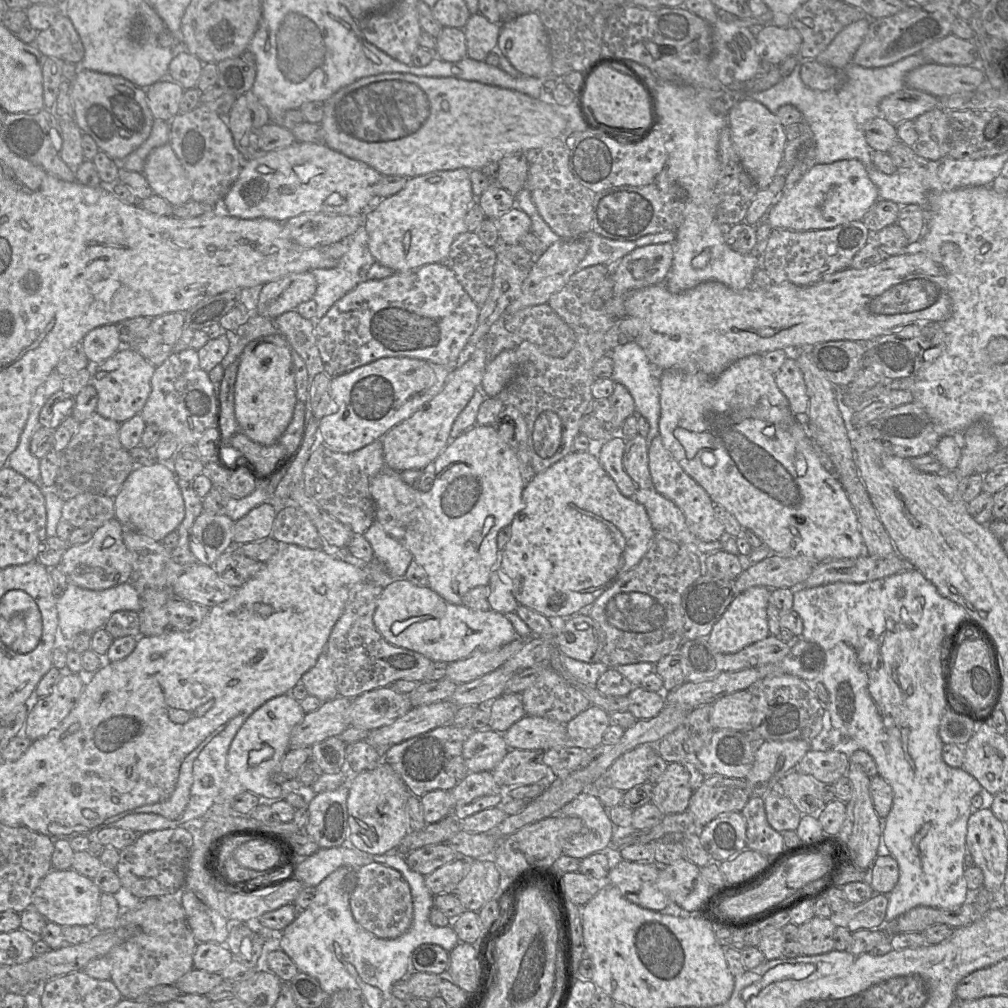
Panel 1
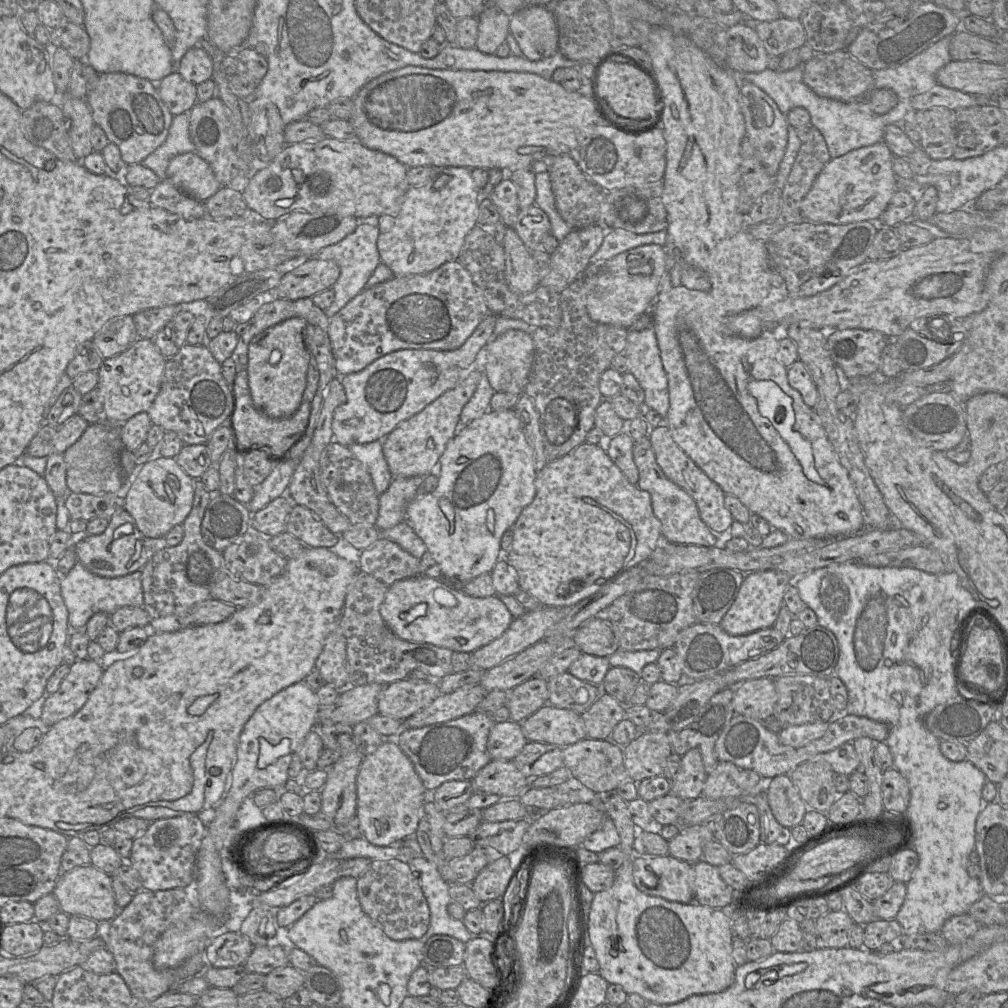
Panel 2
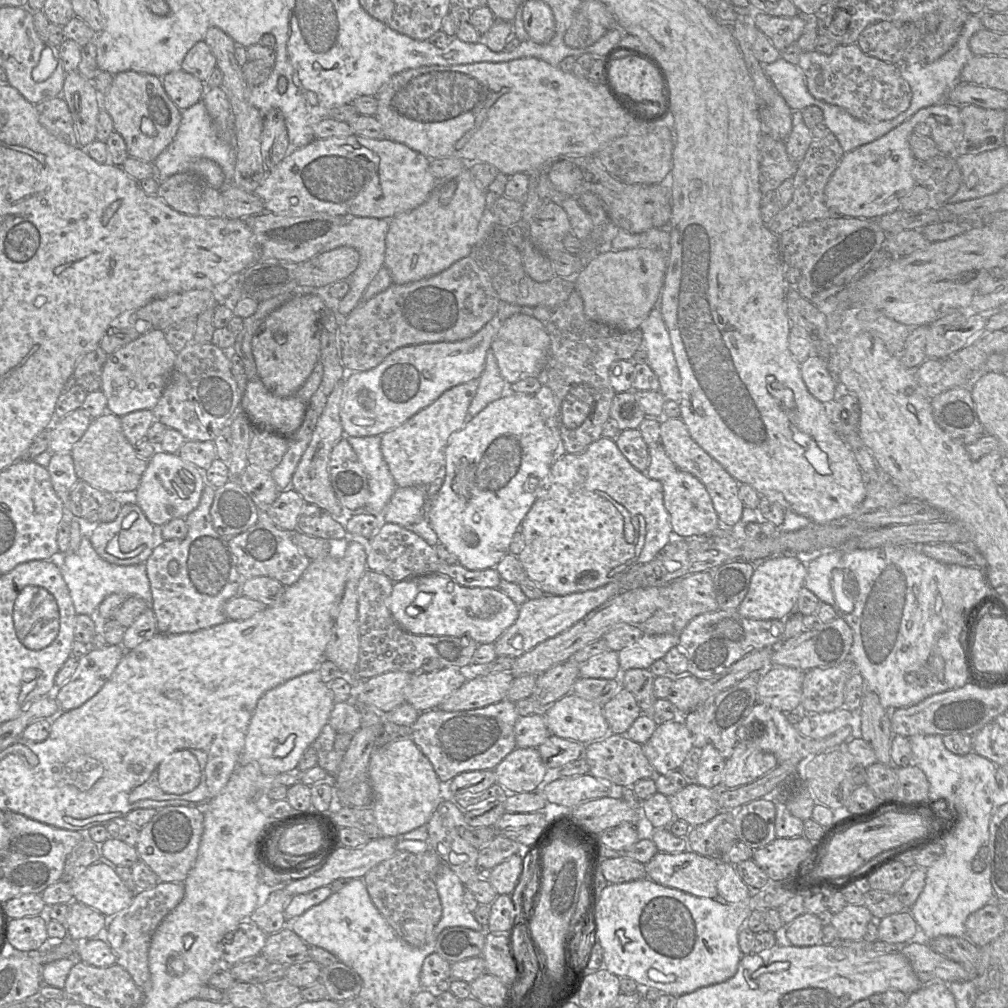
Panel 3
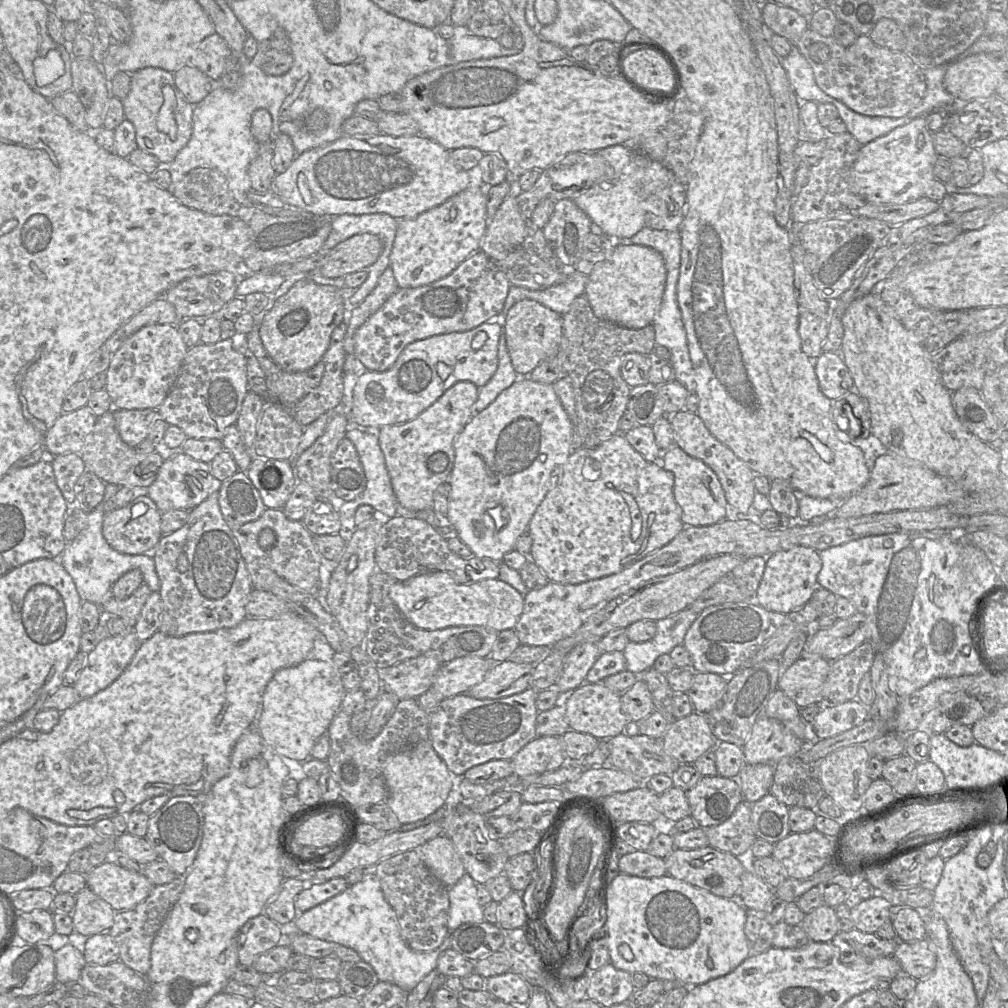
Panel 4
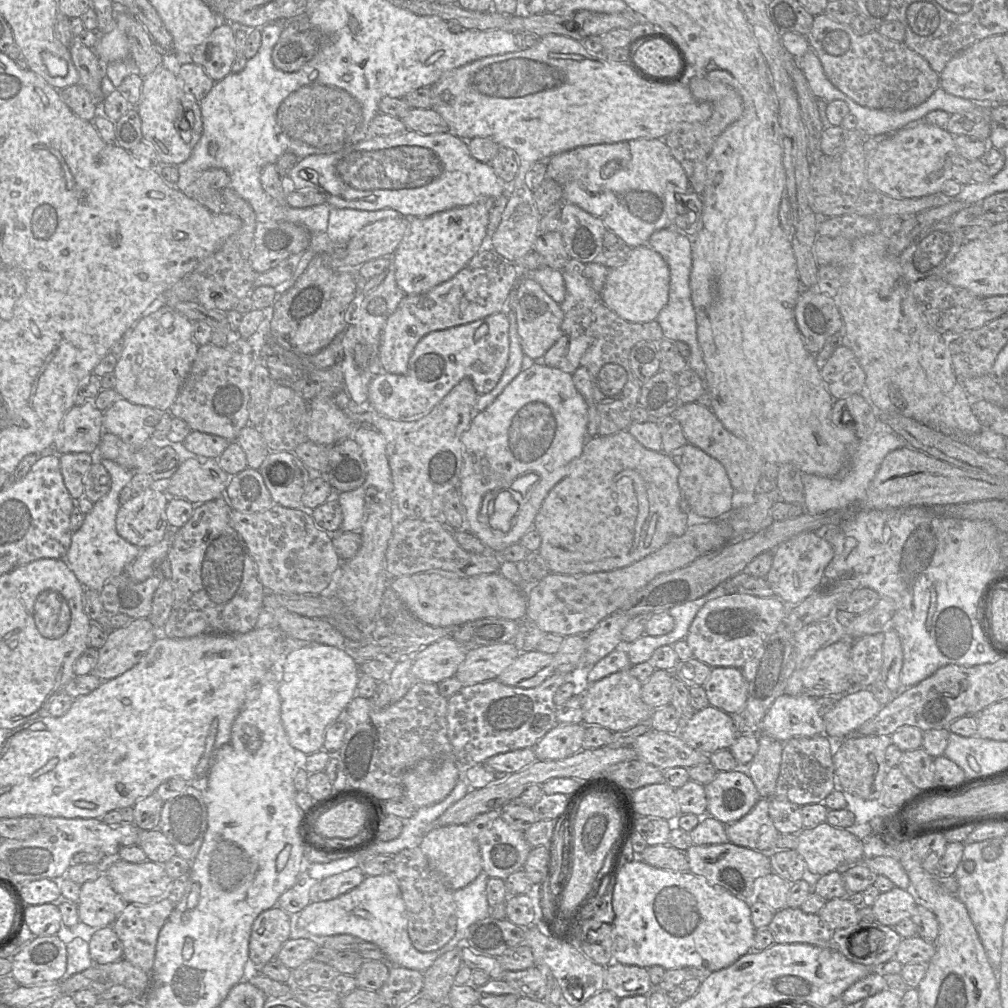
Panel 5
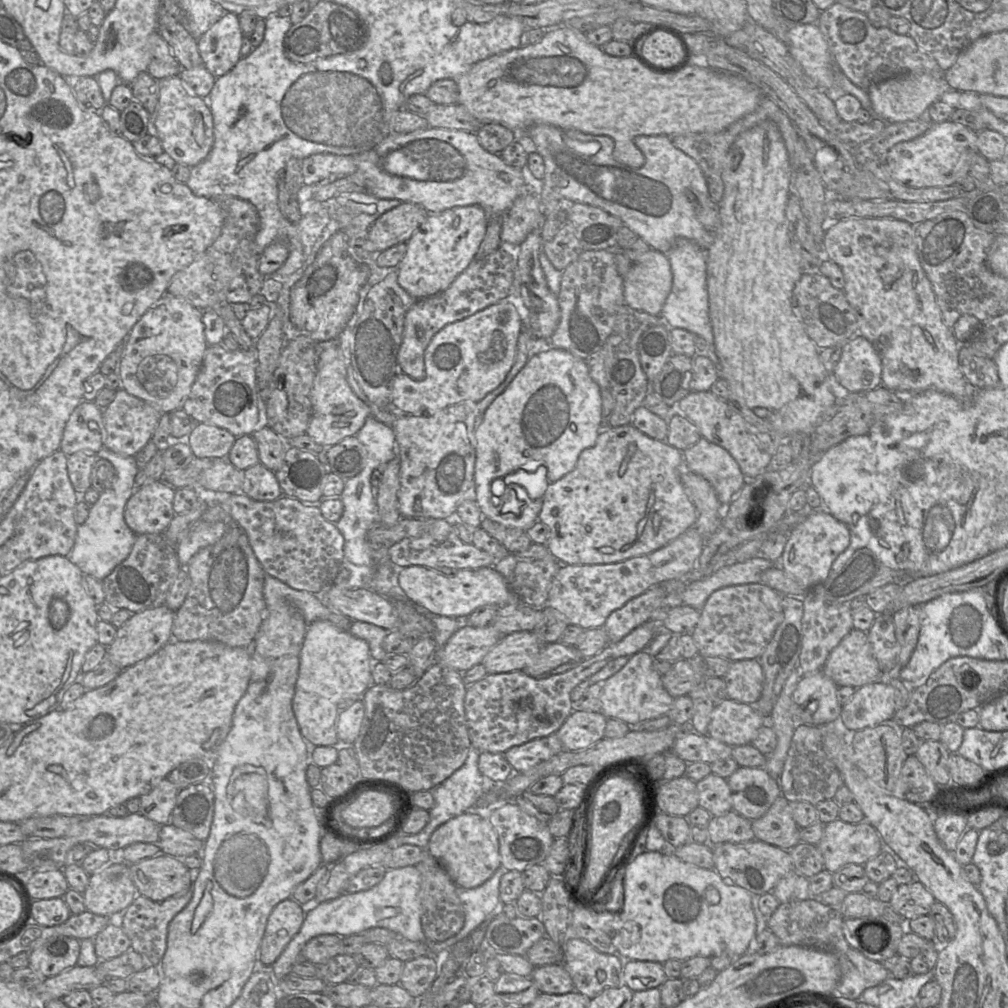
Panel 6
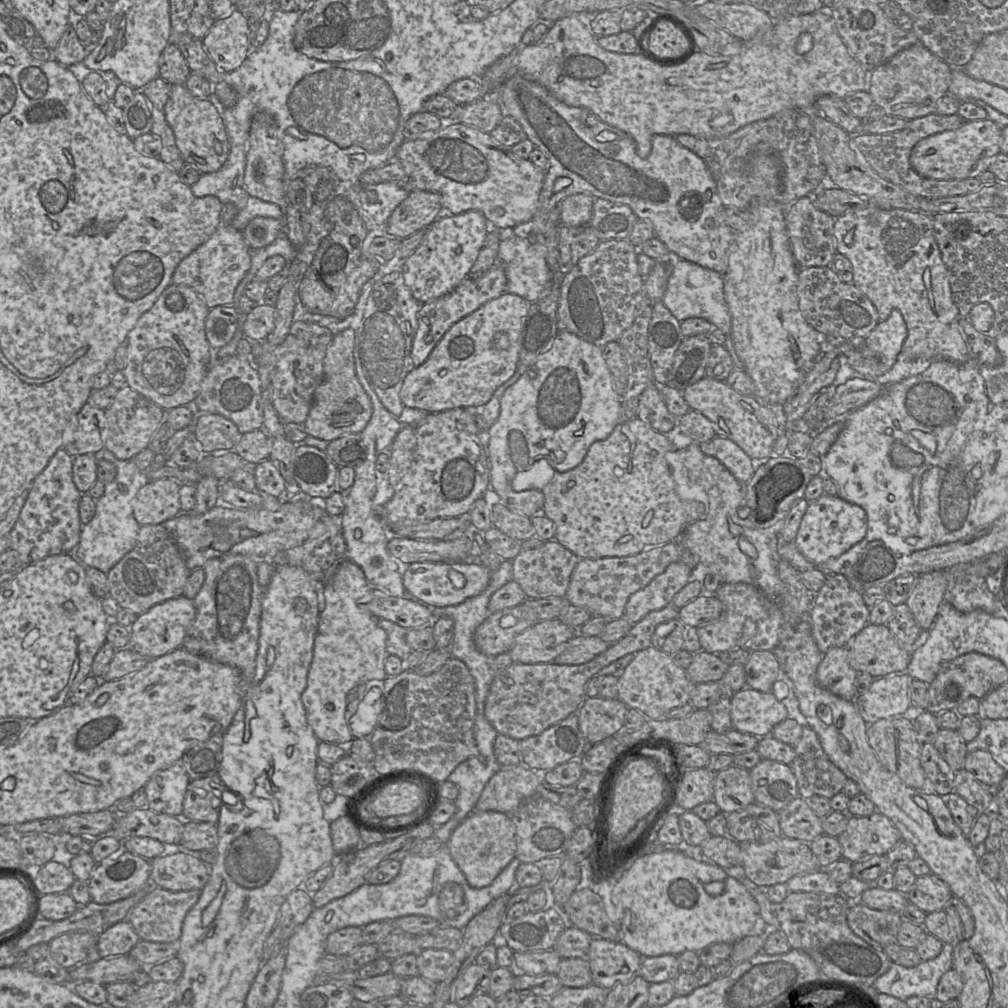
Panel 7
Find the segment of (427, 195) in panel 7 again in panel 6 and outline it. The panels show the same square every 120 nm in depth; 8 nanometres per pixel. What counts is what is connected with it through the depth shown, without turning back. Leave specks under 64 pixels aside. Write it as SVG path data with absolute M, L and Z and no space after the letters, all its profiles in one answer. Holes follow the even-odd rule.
M402 202L399 206L381 215L368 229L366 239L349 241L351 247L361 247L371 253L381 253L400 243L407 243L412 235L419 229L429 213L417 204Z

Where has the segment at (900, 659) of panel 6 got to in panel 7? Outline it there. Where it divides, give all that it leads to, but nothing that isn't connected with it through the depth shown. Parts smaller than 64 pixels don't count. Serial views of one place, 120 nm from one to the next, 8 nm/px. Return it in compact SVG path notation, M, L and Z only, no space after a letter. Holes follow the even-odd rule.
M946 570L933 571L917 577L906 604L923 631L932 627L938 608L945 600L947 589L949 589L949 580Z

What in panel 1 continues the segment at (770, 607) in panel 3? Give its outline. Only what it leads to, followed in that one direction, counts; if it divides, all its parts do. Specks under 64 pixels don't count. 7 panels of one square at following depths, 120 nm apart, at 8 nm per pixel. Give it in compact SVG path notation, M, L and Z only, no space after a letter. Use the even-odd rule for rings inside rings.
M754 586L737 594L709 633L710 646L717 652L732 654L770 635L767 607L772 590L763 586Z

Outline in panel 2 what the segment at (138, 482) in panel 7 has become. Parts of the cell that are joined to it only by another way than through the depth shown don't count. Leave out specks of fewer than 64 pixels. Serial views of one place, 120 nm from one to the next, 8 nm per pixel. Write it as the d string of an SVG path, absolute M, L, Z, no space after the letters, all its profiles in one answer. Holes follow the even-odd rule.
M77 561L73 568L61 577L60 587L68 610L70 632L86 626L89 619L97 612L111 615L124 606L143 607L144 605L141 570L124 576L107 578L89 572Z

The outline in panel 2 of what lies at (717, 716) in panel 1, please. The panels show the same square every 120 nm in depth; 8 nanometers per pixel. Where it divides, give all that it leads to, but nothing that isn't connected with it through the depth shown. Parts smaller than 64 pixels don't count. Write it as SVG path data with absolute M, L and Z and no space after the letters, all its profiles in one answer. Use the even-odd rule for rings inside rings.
M762 677L741 682L734 687L734 715L744 715L763 721L772 715L776 697L774 678Z

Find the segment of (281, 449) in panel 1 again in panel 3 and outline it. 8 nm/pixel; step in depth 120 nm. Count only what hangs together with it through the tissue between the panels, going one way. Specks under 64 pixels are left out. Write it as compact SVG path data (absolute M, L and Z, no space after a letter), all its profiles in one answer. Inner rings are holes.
M253 356L253 360L252 360L252 363L253 363L253 366L255 367L255 370L256 370L256 377L257 378L253 378L253 379L250 379L247 383L247 386L246 386L246 389L245 389L245 392L243 393L242 395L242 398L241 398L241 407L243 408L243 410L246 412L246 414L248 415L249 419L251 420L252 424L255 426L255 427L259 427L259 428L264 428L264 429L267 429L267 430L271 430L271 431L274 431L276 433L279 433L281 435L284 435L286 437L290 437L290 436L293 436L295 434L295 432L300 428L300 426L302 425L303 423L303 420L304 420L304 417L305 417L305 414L306 414L306 410L307 410L307 404L308 402L310 401L311 397L314 395L314 393L318 390L321 382L322 382L322 378L323 378L323 373L324 373L324 369L323 369L323 365L322 363L319 361L311 375L308 377L308 379L306 380L306 382L299 388L299 390L296 392L295 396L288 396L288 397L280 397L280 396L277 396L275 394L273 394L272 392L270 392L264 385L263 383L261 382L261 380L259 379L258 375L257 375L257 368L256 368L256 363L255 363L255 359L254 359L254 356Z

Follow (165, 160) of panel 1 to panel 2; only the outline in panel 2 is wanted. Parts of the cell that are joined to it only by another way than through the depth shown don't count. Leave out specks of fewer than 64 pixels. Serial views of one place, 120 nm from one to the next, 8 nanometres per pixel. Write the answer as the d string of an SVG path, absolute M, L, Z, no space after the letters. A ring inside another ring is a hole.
M195 152L174 156L166 175L166 180L199 201L208 199L221 187L210 165Z

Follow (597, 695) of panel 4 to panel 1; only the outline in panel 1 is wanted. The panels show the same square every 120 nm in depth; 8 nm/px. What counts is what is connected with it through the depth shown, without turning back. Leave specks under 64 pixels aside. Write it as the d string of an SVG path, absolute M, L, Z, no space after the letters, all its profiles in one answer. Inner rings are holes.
M524 716L503 737L509 749L545 751L570 746L564 723L536 716Z

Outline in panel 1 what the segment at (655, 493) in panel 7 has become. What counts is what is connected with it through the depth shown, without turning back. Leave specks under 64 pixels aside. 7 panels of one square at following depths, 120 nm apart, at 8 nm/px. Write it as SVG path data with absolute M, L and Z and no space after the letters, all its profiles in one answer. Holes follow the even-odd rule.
M572 451L536 474L525 485L522 499L524 507L509 525L511 537L497 567L510 581L518 604L547 618L567 618L587 610L612 583L639 563L655 536L645 507L621 494L591 451Z

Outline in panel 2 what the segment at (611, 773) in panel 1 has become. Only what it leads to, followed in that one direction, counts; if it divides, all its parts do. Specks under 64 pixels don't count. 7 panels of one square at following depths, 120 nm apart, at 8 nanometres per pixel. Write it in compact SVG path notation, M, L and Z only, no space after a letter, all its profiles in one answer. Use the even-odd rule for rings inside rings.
M641 731L631 743L623 747L624 764L630 780L638 783L661 775L671 753L668 733Z

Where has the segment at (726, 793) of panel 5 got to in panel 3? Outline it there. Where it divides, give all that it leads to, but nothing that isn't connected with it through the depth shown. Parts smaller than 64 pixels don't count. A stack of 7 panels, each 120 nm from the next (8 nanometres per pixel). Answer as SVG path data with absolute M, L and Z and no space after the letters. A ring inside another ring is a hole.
M690 782L682 790L668 798L675 819L684 820L691 826L703 824L721 811L717 803L717 788L707 788L696 782Z

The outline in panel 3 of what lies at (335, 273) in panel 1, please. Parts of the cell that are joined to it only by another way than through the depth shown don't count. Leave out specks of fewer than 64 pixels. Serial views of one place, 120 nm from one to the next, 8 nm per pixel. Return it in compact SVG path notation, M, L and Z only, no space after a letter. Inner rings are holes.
M350 217L341 226L335 237L325 244L321 252L327 252L340 246L355 248L360 254L357 269L347 279L349 292L340 300L338 316L345 317L355 310L367 287L385 264L386 236L389 230L389 220L373 217Z

